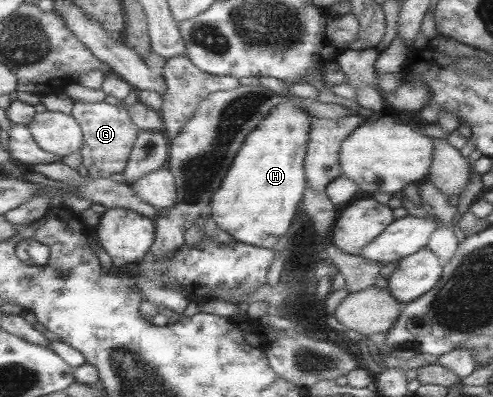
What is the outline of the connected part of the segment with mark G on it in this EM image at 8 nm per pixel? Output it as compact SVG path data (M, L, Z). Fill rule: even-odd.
M74 101L70 115L79 123L82 130L83 146L79 154L89 172L89 178L107 178L111 174L122 173L140 131L140 128L130 119L128 107L125 104L111 105L105 101L95 103Z

